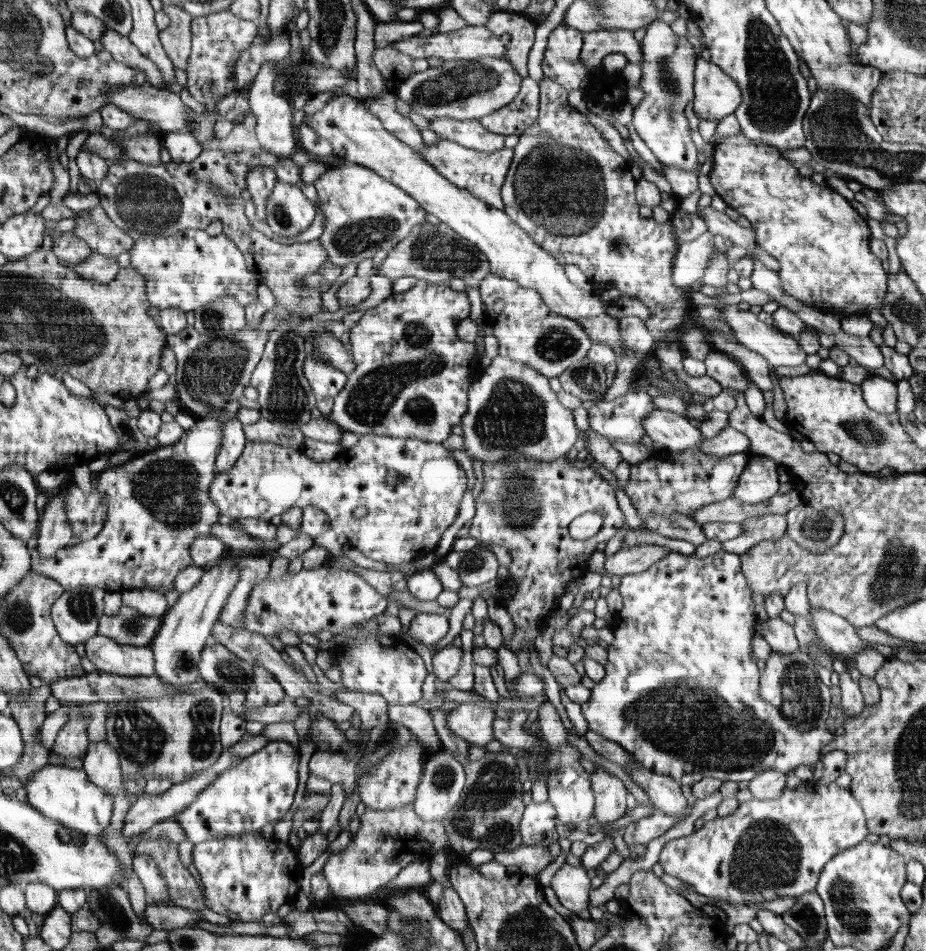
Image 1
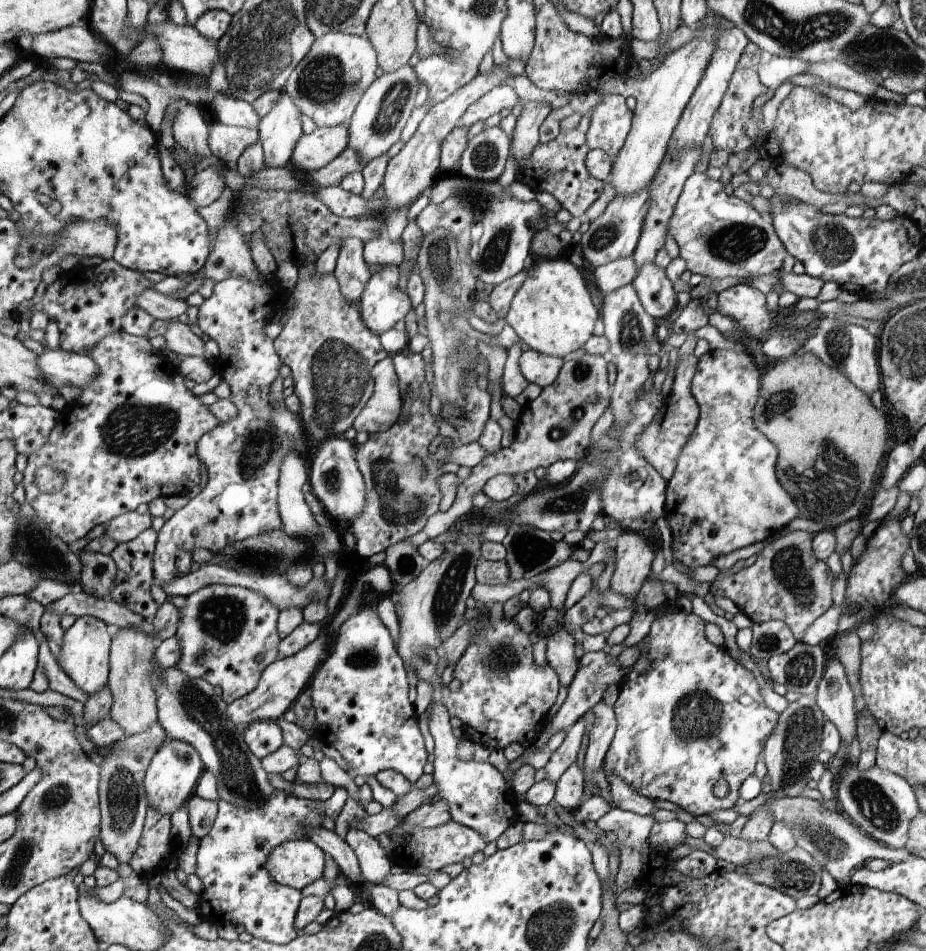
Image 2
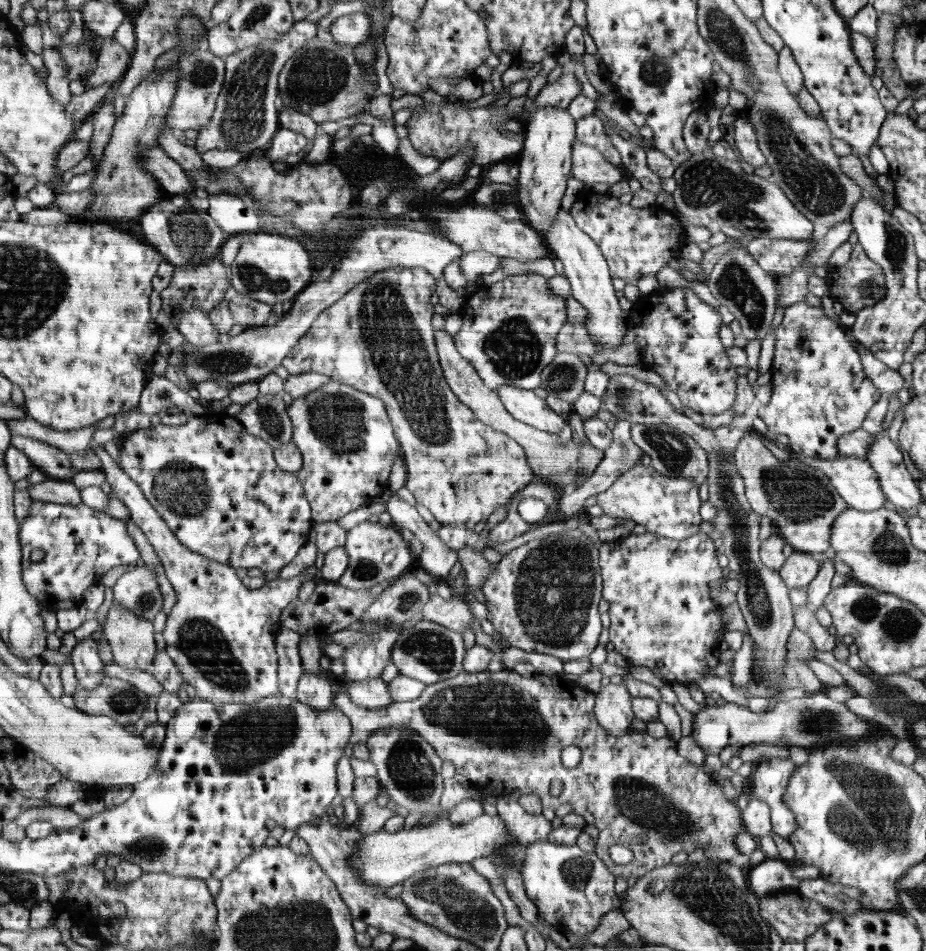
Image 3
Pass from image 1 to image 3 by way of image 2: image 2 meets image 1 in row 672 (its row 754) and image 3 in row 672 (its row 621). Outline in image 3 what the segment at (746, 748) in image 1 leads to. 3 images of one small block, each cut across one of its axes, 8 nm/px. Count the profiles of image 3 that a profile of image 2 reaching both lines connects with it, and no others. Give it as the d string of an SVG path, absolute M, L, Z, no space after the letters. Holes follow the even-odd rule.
M646 532L604 542L601 553L603 599L610 603L610 642L631 665L648 667L665 682L694 682L706 674L704 654L718 642L718 628L722 630L722 610L710 602L708 582L722 577L714 544L708 535L697 533L685 540L670 540Z

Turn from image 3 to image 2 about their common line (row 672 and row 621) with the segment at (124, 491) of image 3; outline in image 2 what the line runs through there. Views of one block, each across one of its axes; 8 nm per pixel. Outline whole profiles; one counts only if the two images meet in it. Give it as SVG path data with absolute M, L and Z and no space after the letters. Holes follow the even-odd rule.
M210 585L185 597L185 605L179 611L181 621L175 636L180 646L180 659L176 667L190 677L200 677L212 686L220 686L223 690L221 697L227 705L251 693L267 666L279 656L281 639L276 624L280 610L258 591L236 585Z

